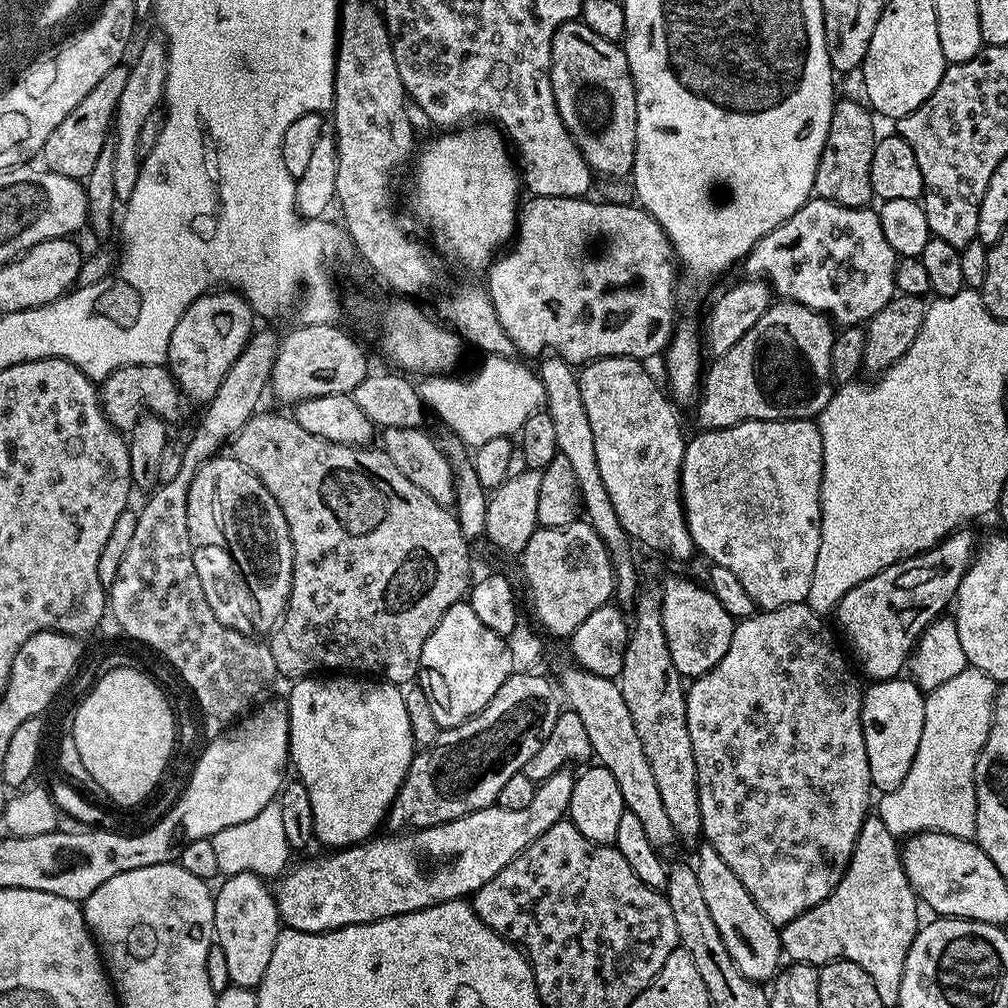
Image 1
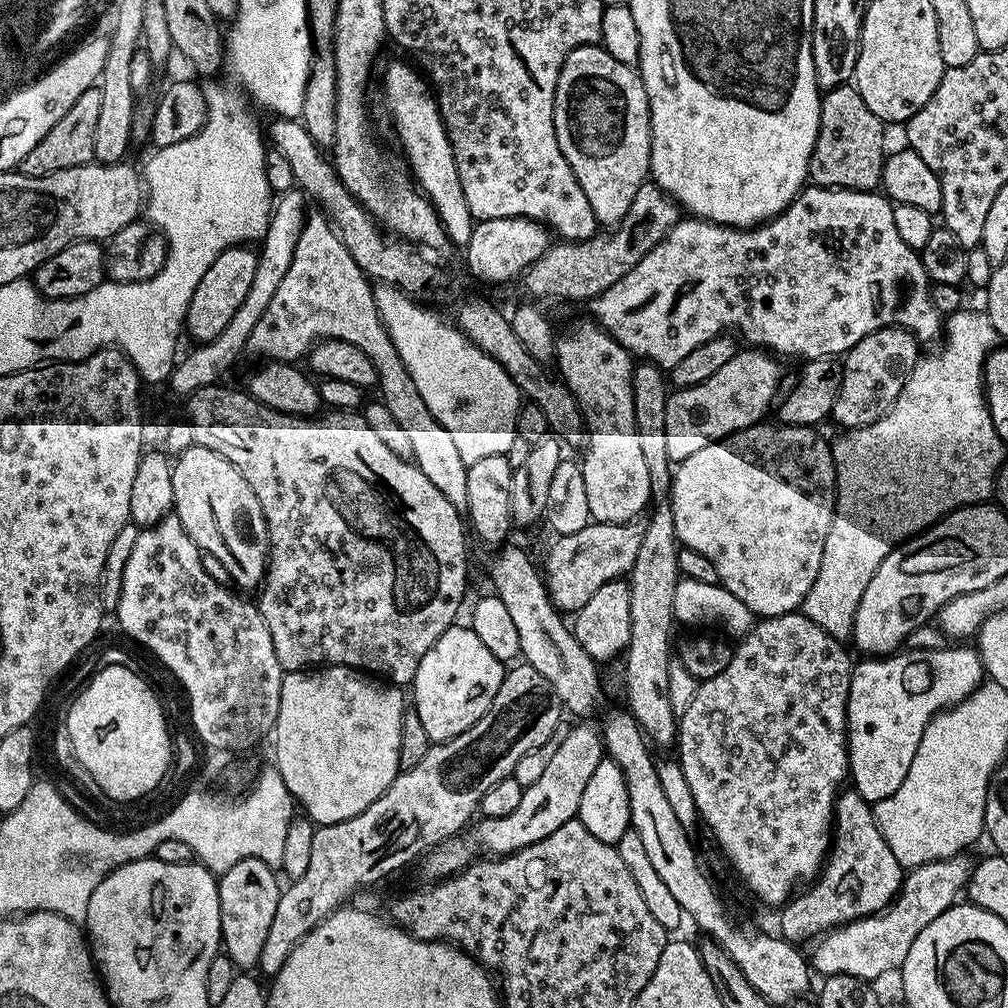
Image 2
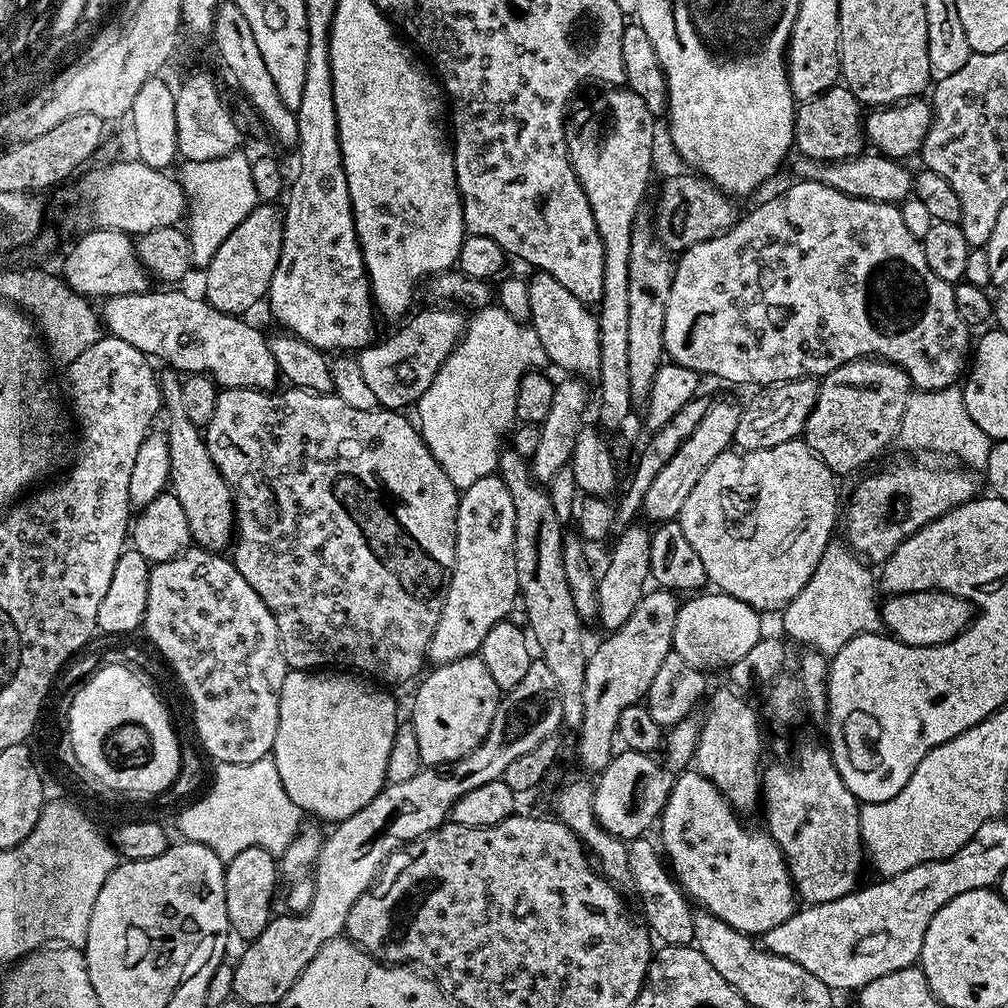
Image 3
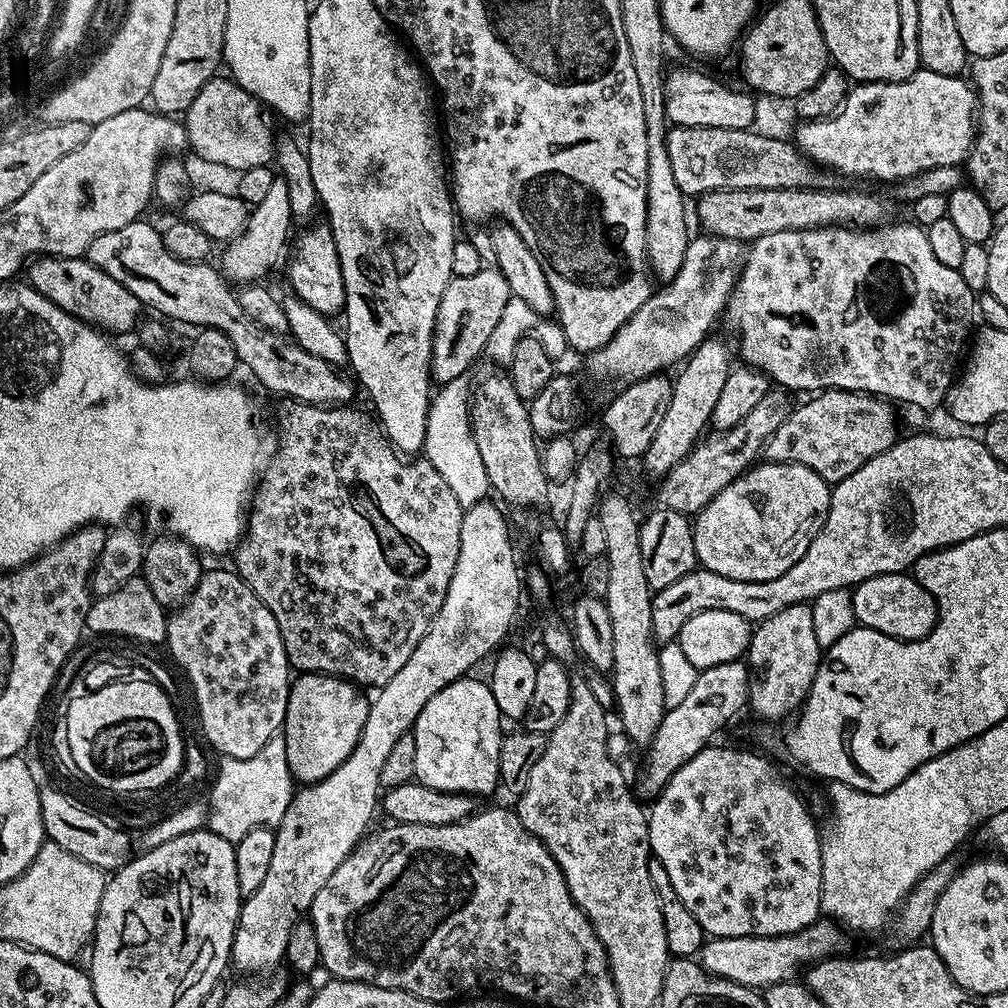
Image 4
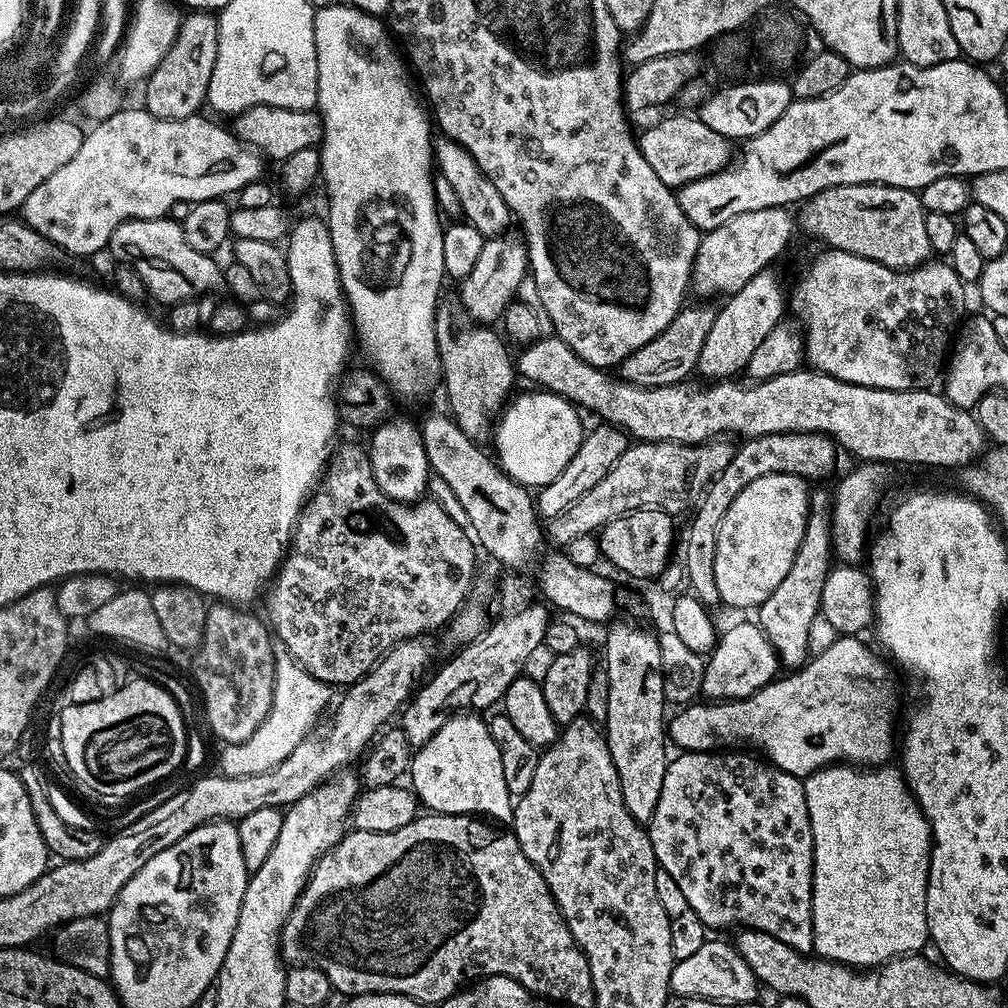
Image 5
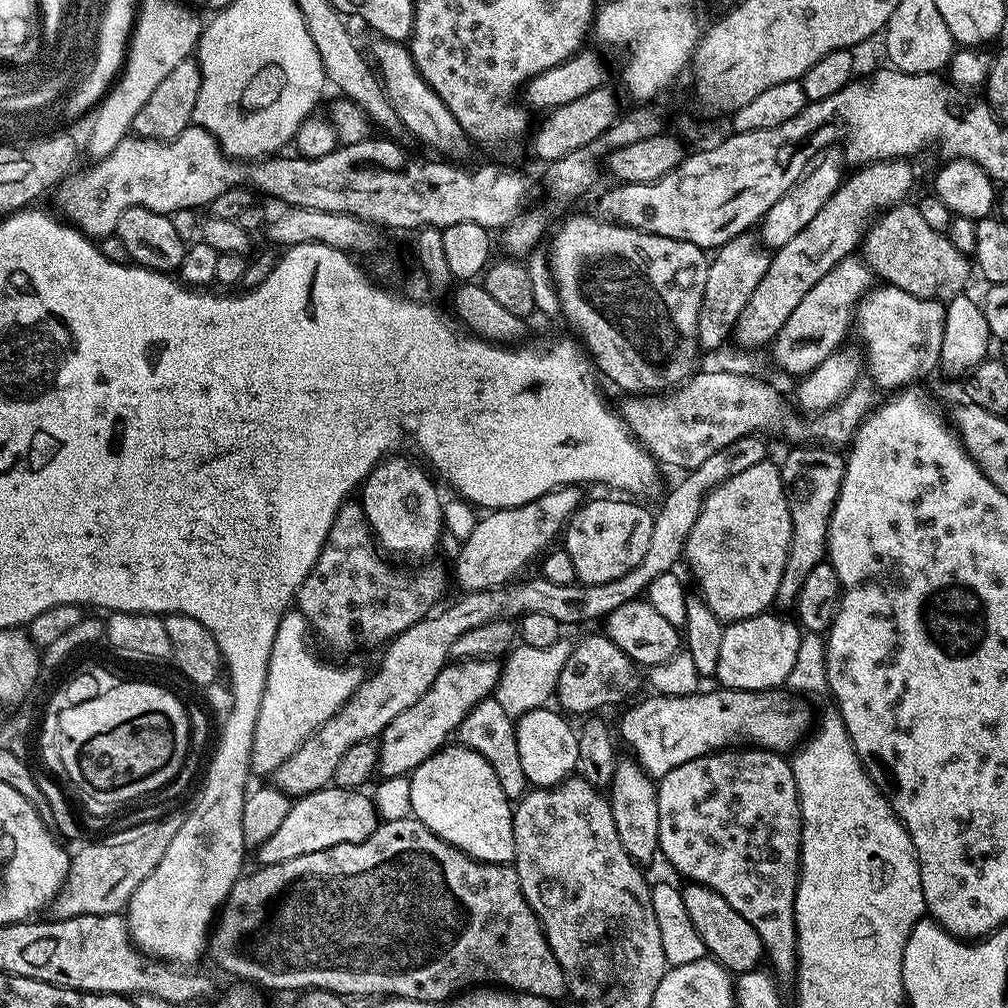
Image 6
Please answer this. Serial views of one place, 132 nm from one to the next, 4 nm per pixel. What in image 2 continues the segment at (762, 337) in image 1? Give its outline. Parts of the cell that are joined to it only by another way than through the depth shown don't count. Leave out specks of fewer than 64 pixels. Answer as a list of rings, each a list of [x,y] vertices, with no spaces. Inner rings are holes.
[[[751,346],[745,347],[743,350],[738,350],[734,354],[734,358],[730,358],[730,362],[726,362],[726,366],[722,366],[711,378],[706,378],[706,382],[698,382],[698,386],[690,386],[689,388],[676,388],[675,391],[669,395],[666,402],[666,454],[669,461],[679,462],[690,458],[690,454],[696,453],[697,450],[702,450],[702,446],[710,446],[714,442],[724,440],[727,436],[733,436],[735,432],[741,432],[747,428],[752,428],[755,424],[761,423],[765,419],[764,416],[768,412],[768,407],[777,403],[780,392],[780,379],[783,378],[784,372],[780,369],[781,361],[777,359],[773,353],[767,350],[761,350]]]

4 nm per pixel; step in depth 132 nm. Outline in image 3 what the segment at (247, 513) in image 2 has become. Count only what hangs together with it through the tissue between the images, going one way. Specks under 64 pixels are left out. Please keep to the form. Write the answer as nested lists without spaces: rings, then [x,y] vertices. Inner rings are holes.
[[[168,370],[159,377],[160,395],[163,403],[172,412],[166,435],[172,459],[171,491],[175,492],[182,510],[186,510],[186,522],[190,526],[193,541],[209,552],[223,553],[233,543],[236,527],[236,506],[231,484],[217,470],[208,453],[201,429],[184,416],[182,406],[182,380],[175,371]],[[225,547],[225,548],[224,548]]]

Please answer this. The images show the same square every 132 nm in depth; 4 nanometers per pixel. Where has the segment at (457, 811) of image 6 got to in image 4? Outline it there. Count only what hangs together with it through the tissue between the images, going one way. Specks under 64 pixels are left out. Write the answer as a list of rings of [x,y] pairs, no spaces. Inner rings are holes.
[[[461,678],[438,690],[422,706],[414,725],[416,780],[443,792],[467,792],[483,798],[500,784],[502,717],[494,694],[482,679]]]

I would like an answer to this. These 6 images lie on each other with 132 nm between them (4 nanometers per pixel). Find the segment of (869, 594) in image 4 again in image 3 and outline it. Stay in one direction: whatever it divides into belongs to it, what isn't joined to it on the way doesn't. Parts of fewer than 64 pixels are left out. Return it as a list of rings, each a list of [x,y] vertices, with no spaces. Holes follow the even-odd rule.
[[[945,590],[889,595],[881,603],[881,623],[898,641],[906,645],[942,645],[965,631],[974,618],[971,601]]]

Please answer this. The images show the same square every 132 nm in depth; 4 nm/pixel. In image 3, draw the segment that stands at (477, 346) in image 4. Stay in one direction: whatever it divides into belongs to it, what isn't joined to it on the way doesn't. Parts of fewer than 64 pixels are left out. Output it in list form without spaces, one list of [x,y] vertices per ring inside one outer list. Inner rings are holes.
[[[452,306],[432,307],[436,308],[422,309],[413,320],[405,319],[405,324],[389,340],[381,344],[373,342],[367,348],[359,349],[356,356],[358,370],[362,370],[362,378],[370,386],[379,407],[408,410],[404,408],[419,402],[464,335],[466,316],[463,311]]]

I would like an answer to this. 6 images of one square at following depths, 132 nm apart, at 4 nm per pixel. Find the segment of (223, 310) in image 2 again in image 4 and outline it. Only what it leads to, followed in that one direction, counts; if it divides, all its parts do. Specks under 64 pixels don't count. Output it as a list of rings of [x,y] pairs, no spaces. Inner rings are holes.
[[[278,178],[262,202],[258,202],[248,213],[248,224],[241,232],[227,241],[224,257],[218,261],[218,267],[224,279],[236,286],[255,285],[263,281],[263,276],[285,255],[290,244],[288,231],[294,228],[290,210],[290,190],[283,178]]]

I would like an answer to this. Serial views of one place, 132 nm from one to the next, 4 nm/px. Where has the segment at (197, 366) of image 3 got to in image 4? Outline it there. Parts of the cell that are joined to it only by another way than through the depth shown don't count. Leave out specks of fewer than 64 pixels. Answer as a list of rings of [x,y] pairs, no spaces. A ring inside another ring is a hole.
[[[38,256],[27,265],[27,272],[27,283],[38,290],[38,294],[50,298],[50,302],[62,310],[105,333],[128,332],[132,327],[133,331],[141,319],[140,300],[134,298],[134,294],[130,294],[122,282],[114,282],[106,270],[100,270],[84,256]]]

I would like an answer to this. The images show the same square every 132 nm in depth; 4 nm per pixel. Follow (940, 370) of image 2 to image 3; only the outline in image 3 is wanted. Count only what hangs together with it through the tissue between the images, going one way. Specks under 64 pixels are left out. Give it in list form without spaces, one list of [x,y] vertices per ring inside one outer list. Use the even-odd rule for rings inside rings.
[[[959,387],[943,388],[933,392],[913,391],[908,398],[906,414],[902,414],[902,426],[898,444],[912,452],[941,452],[944,456],[957,456],[959,463],[969,470],[982,470],[990,458],[993,441],[988,439],[970,414],[966,414],[964,393]],[[829,542],[814,574],[810,574],[810,582],[782,609],[783,635],[829,658],[836,656],[855,636],[876,634],[882,628],[881,605],[868,596],[869,565],[847,543],[836,543]]]

